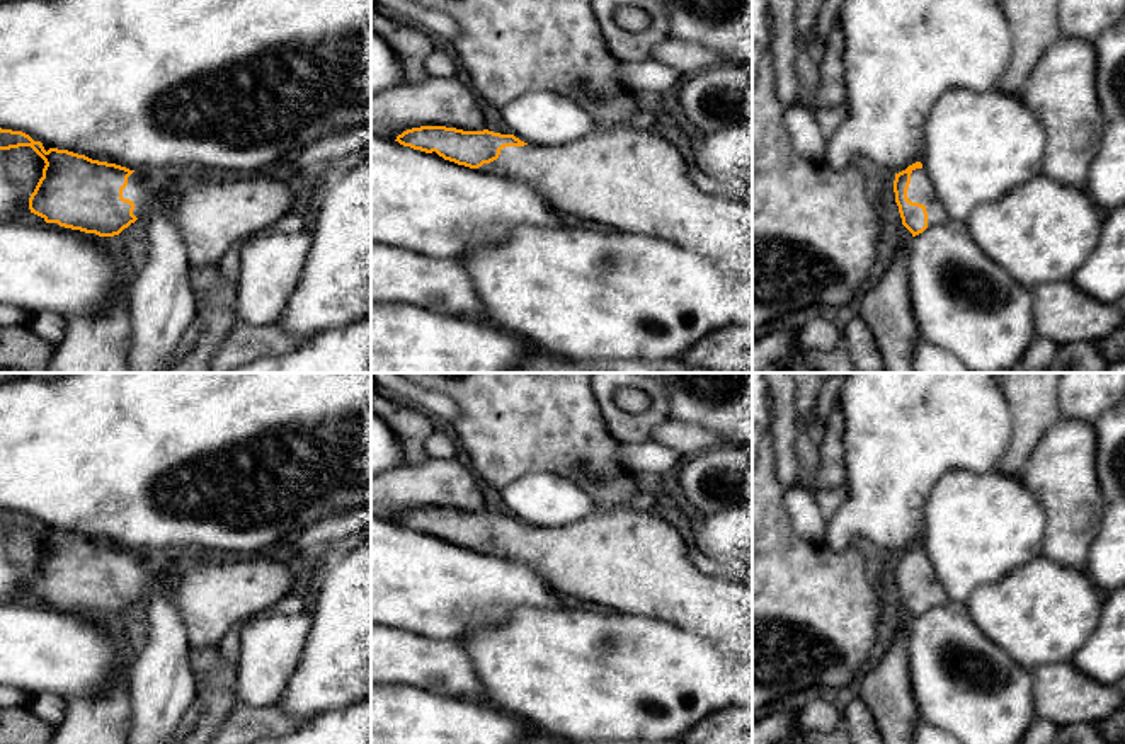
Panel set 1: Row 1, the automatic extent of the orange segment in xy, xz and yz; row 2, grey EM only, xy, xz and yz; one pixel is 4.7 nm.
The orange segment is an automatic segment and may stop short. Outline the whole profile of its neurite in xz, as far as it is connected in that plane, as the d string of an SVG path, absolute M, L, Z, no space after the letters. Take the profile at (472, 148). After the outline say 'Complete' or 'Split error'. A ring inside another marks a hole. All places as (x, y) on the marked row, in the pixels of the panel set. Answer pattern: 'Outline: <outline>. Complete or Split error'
Outline: M410 0L412 3L427 9L429 12L439 12L448 17L451 17L460 29L460 34L456 39L451 41L451 46L456 51L456 56L461 63L461 68L471 77L471 82L480 94L482 99L485 99L488 104L492 104L497 109L502 109L504 106L511 104L512 100L519 99L521 95L528 92L557 92L563 94L567 97L572 97L591 117L594 117L599 124L599 129L592 134L585 136L580 141L574 141L567 146L533 146L514 134L500 134L488 129L483 131L463 131L456 128L446 128L446 126L420 126L403 131L397 136L395 141L398 141L403 146L410 146L414 150L420 150L425 153L436 152L444 160L454 162L458 165L465 165L470 169L477 169L482 172L495 174L500 177L514 179L529 184L534 191L538 191L545 199L548 199L555 208L560 211L565 211L582 221L587 221L589 225L623 230L623 232L635 232L642 235L650 235L657 238L664 238L667 242L672 242L676 245L681 245L684 249L689 249L700 255L705 255L711 259L723 272L734 278L735 288L737 288L737 298L739 298L739 308L737 308L737 320L742 318L752 318L752 204L742 203L740 199L728 199L722 196L711 196L703 191L700 191L688 175L688 158L684 158L676 146L672 146L669 141L665 141L655 128L652 129L637 129L628 124L630 119L633 119L638 112L643 111L642 104L638 102L638 94L626 87L620 78L620 61L614 60L614 56L608 51L606 41L602 36L602 27L594 14L592 0Z. Split error

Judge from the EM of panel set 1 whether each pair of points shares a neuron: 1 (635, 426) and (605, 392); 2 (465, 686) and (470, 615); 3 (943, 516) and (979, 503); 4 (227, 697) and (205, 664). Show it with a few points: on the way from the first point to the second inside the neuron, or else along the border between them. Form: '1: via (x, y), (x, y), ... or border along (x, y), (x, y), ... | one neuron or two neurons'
1: via (625, 423), (606, 402) | one neuron
2: border along (416, 632), (422, 637), (455, 642) | two neurons
3: via (952, 516), (965, 516), (970, 511) | one neuron
4: via (220, 688), (220, 680), (213, 673) | one neuron

